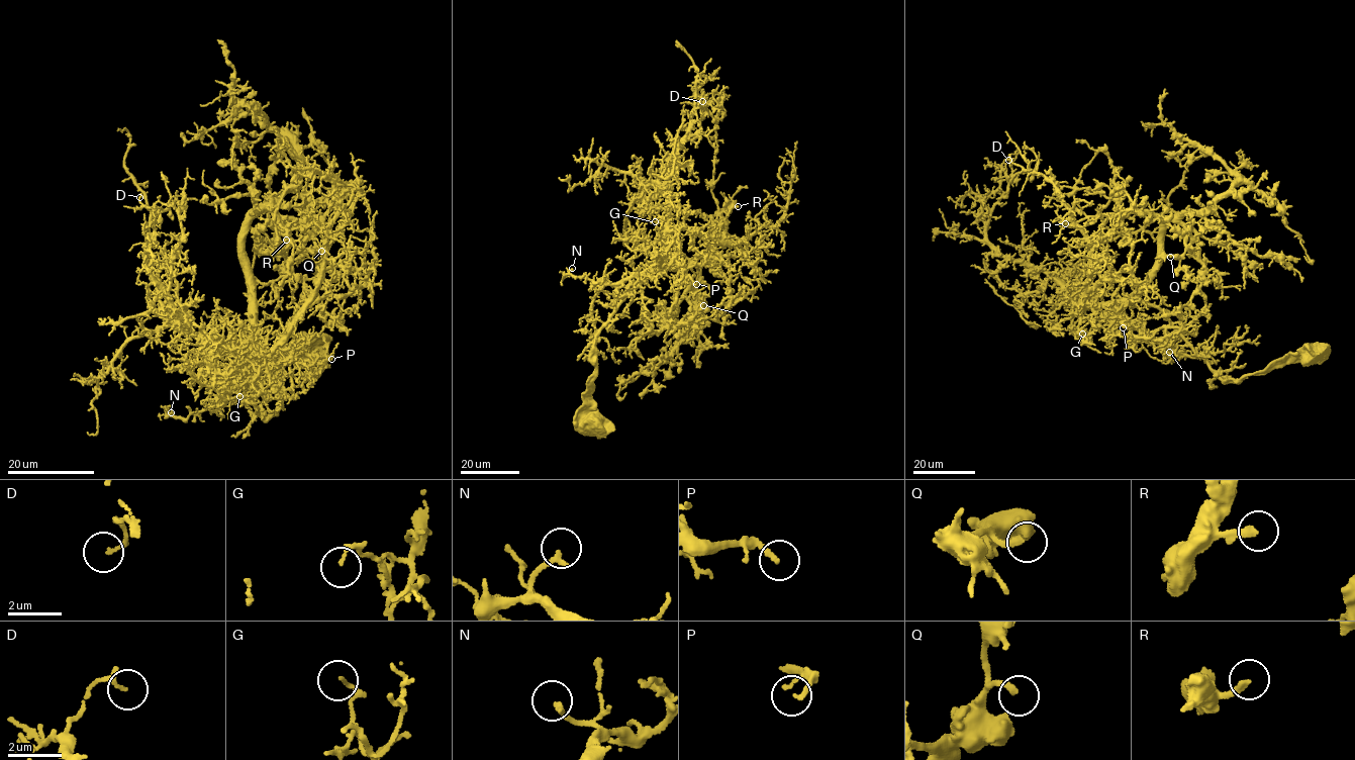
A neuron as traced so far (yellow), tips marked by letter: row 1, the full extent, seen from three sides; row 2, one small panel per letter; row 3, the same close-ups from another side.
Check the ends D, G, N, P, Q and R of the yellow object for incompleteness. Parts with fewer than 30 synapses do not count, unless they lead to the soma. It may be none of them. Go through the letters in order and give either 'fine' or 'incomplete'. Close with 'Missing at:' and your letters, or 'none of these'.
D: fine
G: fine
N: fine
P: fine
Q: fine
R: incomplete
Missing at: R

